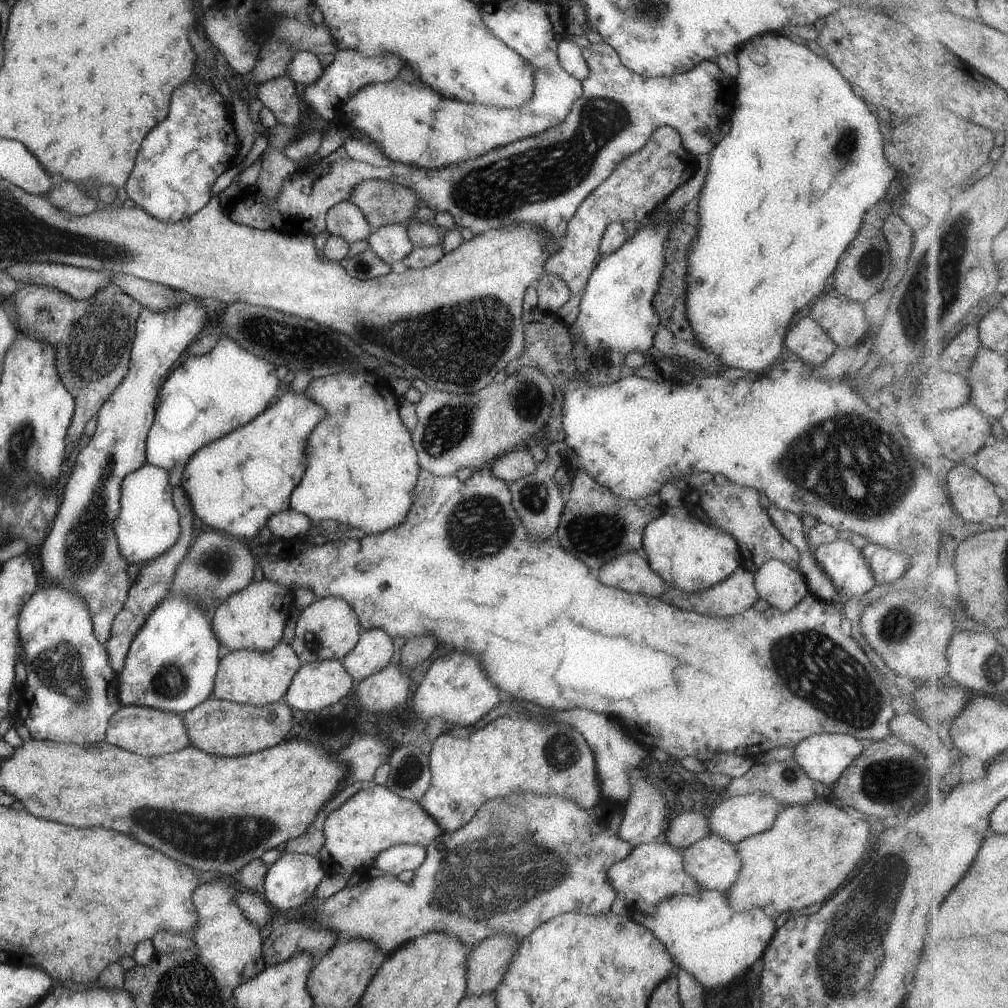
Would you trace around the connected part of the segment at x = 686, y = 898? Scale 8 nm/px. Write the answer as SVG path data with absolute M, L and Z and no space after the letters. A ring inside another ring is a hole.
M714 889L663 898L653 914L645 916L635 912L633 920L665 946L675 966L691 974L709 992L719 990L723 984L749 970L761 957L775 930L774 921L761 908L735 912L727 902L726 892Z

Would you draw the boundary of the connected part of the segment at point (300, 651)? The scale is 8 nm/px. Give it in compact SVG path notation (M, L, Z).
M337 596L316 599L312 604L303 608L293 630L295 631L295 636L293 636L291 647L297 658L299 658L301 665L310 661L333 658L342 661L358 642L362 631L353 608L343 598L338 598Z

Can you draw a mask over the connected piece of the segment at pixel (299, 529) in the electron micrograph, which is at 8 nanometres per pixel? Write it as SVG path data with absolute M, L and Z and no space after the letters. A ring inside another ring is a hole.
M289 508L269 516L265 525L273 539L276 538L287 543L292 538L301 538L307 535L309 520L305 514Z

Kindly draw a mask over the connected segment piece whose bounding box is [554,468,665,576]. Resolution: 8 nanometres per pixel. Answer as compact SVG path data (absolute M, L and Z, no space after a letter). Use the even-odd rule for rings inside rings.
M577 468L571 481L571 491L565 499L563 510L555 530L554 539L565 552L573 554L579 562L584 562L587 570L594 576L605 562L611 558L637 552L642 548L643 528L663 514L665 505L658 494L647 494L643 498L619 498L607 488L595 482L585 470ZM585 552L585 560L583 560Z

